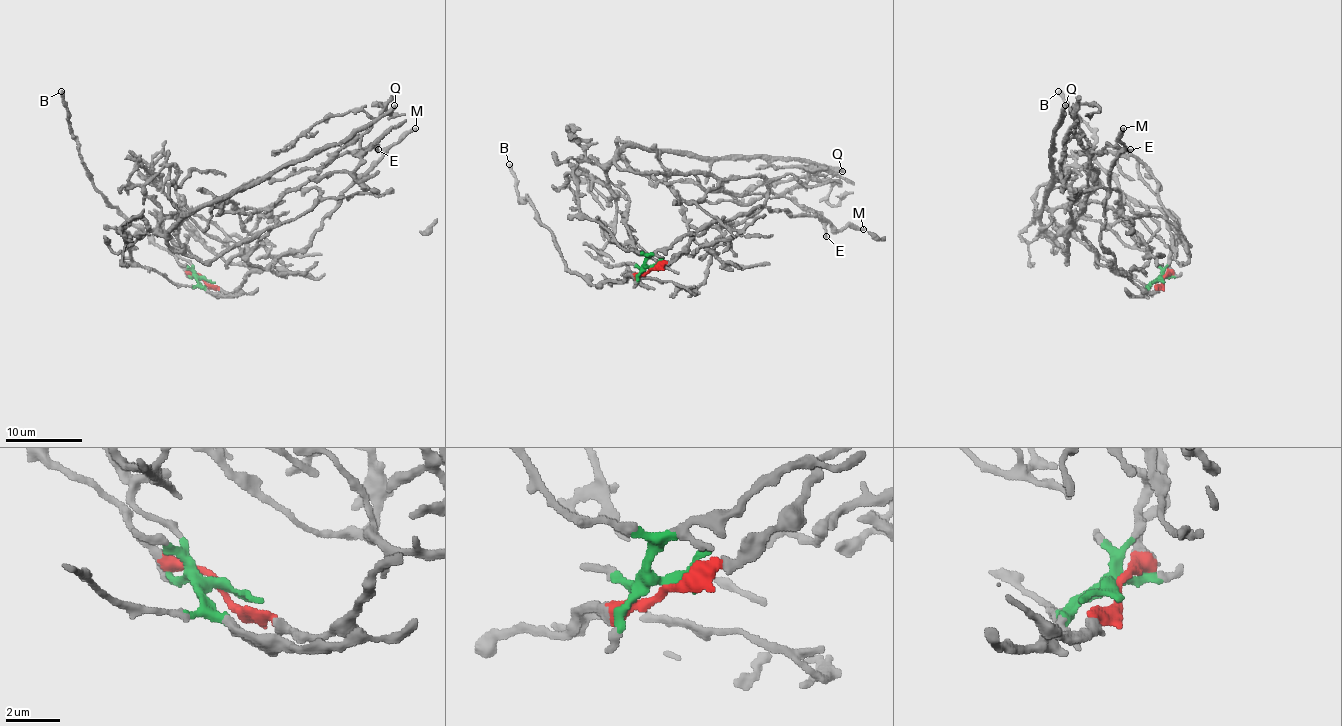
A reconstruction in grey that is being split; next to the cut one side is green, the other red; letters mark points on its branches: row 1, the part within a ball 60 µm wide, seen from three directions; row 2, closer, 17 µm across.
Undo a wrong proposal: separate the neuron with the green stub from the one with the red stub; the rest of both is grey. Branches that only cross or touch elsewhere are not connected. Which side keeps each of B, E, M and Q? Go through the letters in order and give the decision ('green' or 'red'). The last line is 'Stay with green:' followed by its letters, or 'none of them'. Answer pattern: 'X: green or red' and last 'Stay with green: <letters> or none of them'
B: red
E: green
M: red
Q: green
Stay with green: E, Q

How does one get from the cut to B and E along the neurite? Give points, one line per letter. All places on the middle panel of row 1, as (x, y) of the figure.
B: (651, 269), (597, 285), (576, 275), (564, 264), (556, 240), (526, 198), (520, 198), (508, 164)
E: (651, 267), (580, 210), (580, 160), (610, 162), (643, 146), (685, 200), (785, 196), (818, 214), (825, 237)

